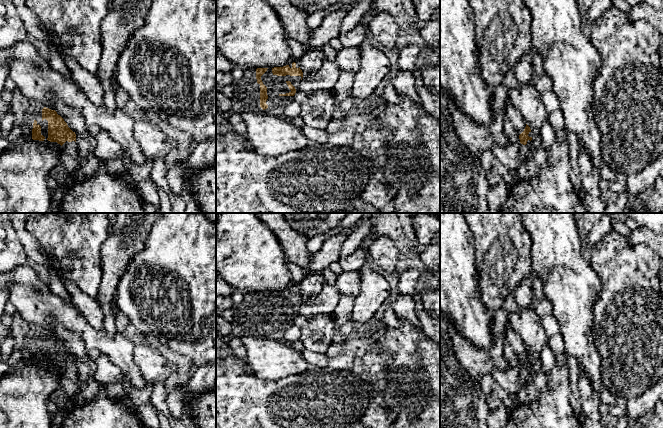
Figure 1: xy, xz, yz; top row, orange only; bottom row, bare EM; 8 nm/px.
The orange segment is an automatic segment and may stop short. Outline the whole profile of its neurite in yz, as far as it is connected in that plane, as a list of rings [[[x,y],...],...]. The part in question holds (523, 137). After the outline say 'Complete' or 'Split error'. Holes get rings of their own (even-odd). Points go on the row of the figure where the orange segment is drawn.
[[[526,124],[524,131],[519,135],[520,141],[517,143],[509,143],[505,147],[493,145],[491,148],[493,154],[509,169],[509,170],[518,170],[520,165],[529,160],[534,159],[535,150],[531,148],[531,142],[538,136],[533,134],[532,137],[529,137],[528,134],[531,132],[530,127]]]. Split error

